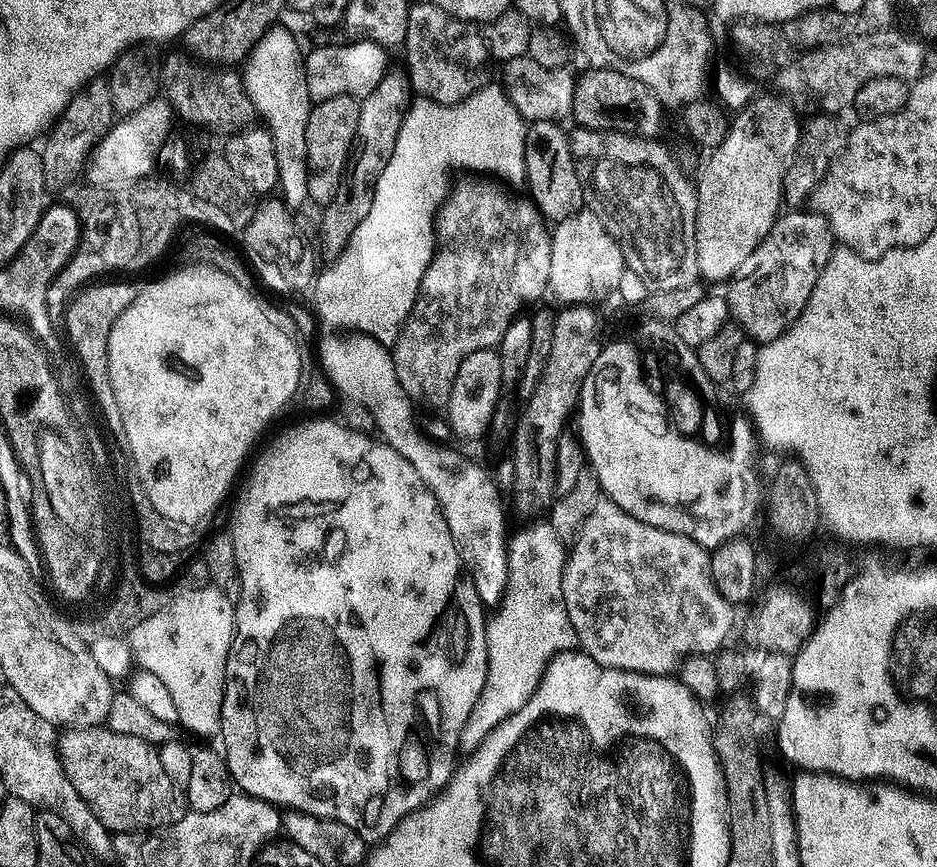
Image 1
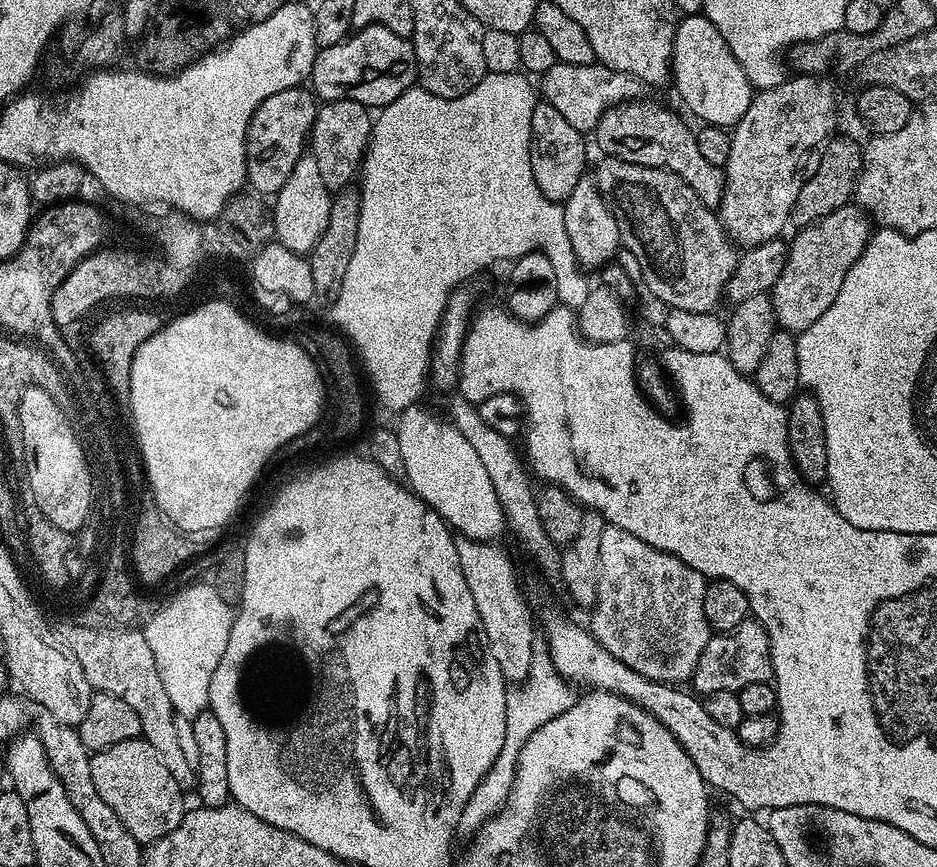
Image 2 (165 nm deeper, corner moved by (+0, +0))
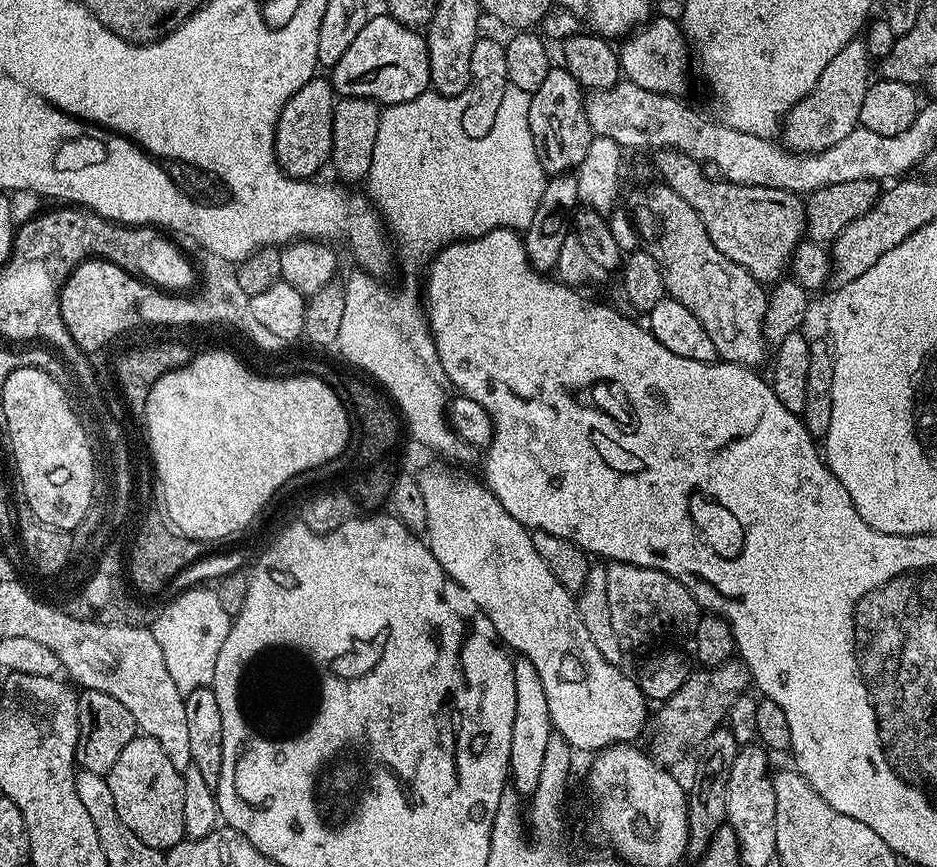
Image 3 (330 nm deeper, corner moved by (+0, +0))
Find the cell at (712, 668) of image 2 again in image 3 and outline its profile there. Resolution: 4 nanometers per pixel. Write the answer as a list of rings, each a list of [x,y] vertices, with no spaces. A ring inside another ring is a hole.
[[[739,658],[727,660],[713,668],[703,666],[689,671],[686,682],[682,682],[681,688],[674,693],[669,700],[663,701],[660,708],[655,709],[654,724],[656,729],[652,732],[652,748],[650,755],[661,766],[672,766],[675,760],[684,756],[687,748],[703,745],[704,739],[718,727],[725,723],[728,715],[728,704],[737,696],[745,695],[749,691],[748,676],[750,668]]]

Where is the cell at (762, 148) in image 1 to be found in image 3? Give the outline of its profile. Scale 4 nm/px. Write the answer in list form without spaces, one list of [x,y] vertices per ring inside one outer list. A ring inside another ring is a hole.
[[[863,39],[851,40],[838,54],[838,58],[833,58],[830,66],[822,70],[822,78],[785,115],[782,121],[783,147],[797,153],[823,152],[825,148],[834,146],[834,142],[842,142],[850,130],[854,130],[860,123],[862,114],[862,101],[866,98],[866,90],[870,83],[868,77],[868,64],[870,57],[864,45]]]

